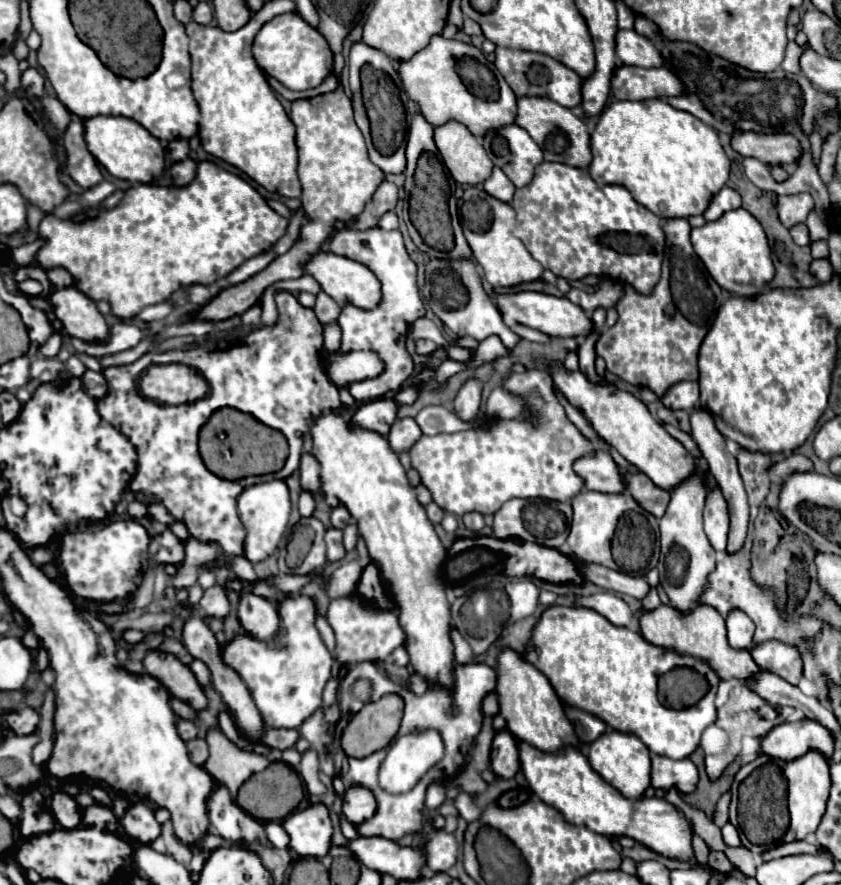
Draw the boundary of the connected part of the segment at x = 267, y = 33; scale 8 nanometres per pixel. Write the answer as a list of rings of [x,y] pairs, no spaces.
[[[281,14],[263,24],[253,42],[253,58],[267,76],[273,76],[289,90],[315,88],[333,72],[333,52],[327,40],[297,14]]]

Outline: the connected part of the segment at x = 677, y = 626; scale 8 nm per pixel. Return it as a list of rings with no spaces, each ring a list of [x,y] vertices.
[[[699,604],[685,618],[679,616],[679,612],[675,608],[671,608],[671,606],[659,606],[653,612],[643,612],[641,614],[641,630],[643,630],[645,640],[649,640],[655,646],[673,650],[677,654],[687,654],[687,656],[705,660],[721,680],[731,680],[731,678],[749,680],[749,678],[753,678],[753,676],[757,676],[761,672],[761,668],[753,662],[749,652],[739,652],[739,650],[729,646],[725,620],[711,606]]]

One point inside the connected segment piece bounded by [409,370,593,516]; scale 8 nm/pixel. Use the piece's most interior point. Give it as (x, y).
(477, 470)

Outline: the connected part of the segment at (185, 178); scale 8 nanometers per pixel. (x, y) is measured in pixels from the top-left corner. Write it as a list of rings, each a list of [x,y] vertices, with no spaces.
[[[187,158],[187,160],[175,162],[169,172],[173,176],[175,186],[185,186],[195,178],[195,170],[197,170],[197,162],[193,158]]]

